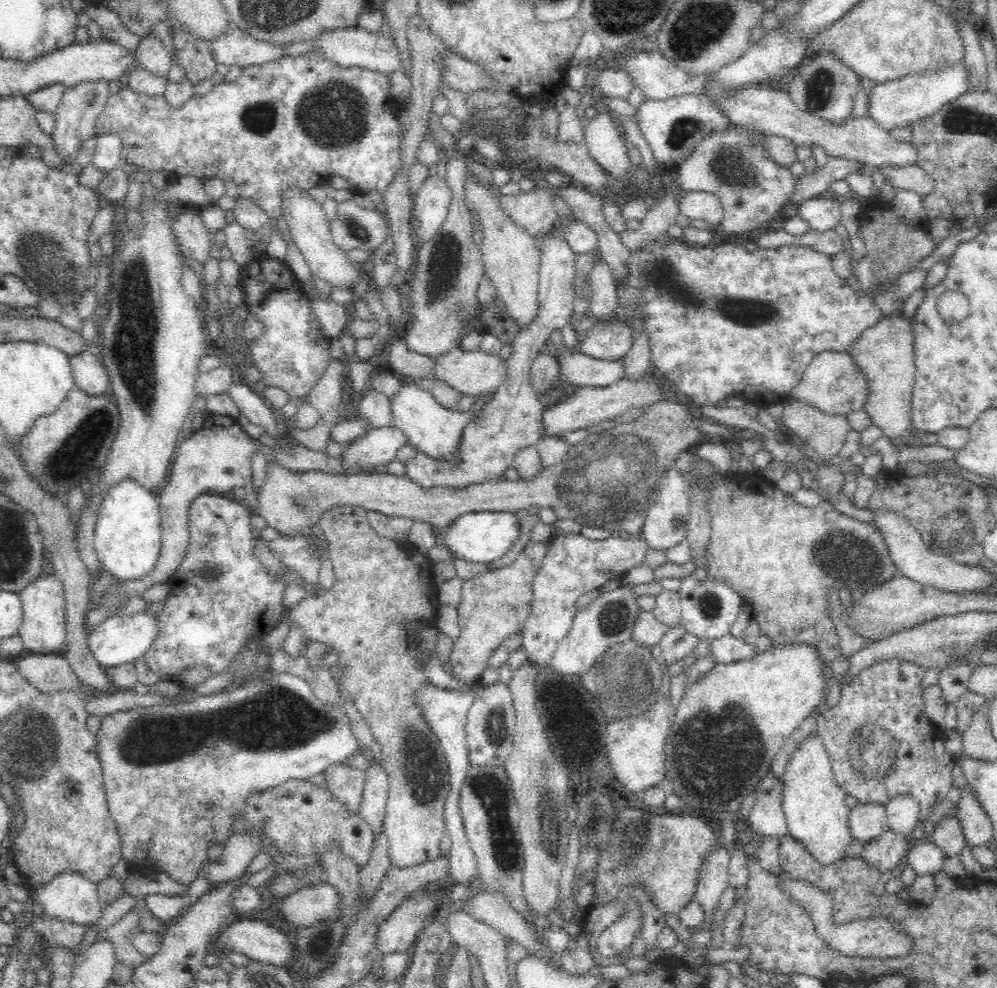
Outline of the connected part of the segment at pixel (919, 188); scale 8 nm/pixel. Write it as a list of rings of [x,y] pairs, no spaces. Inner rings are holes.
[[[918,165],[905,166],[897,169],[886,167],[879,171],[885,172],[898,188],[928,196],[935,187],[935,180],[931,174],[922,170]]]

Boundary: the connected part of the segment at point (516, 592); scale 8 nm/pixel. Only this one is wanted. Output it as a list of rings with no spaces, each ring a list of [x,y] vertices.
[[[528,541],[524,550],[511,564],[503,568],[490,569],[463,581],[461,601],[457,606],[460,634],[453,642],[449,666],[451,675],[460,684],[479,681],[483,671],[489,666],[495,650],[504,644],[506,638],[522,633],[523,626],[531,616],[531,606],[535,601],[534,582],[551,544],[548,541]]]

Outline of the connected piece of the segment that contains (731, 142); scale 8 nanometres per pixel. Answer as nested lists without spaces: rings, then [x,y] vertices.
[[[725,123],[700,138],[692,152],[676,164],[671,181],[682,193],[704,191],[715,194],[724,210],[717,228],[728,234],[742,234],[768,225],[784,209],[784,198],[792,192],[798,178],[792,174],[790,166],[782,166],[771,157],[765,142],[766,135],[754,127]]]

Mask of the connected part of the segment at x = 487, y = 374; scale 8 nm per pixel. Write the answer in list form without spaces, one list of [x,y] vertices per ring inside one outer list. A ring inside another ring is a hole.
[[[458,346],[448,352],[430,356],[430,359],[432,359],[432,368],[430,368],[432,378],[449,384],[464,395],[474,397],[495,392],[503,382],[506,382],[511,369],[507,360],[502,359],[498,354],[487,354],[480,348],[464,350]]]

